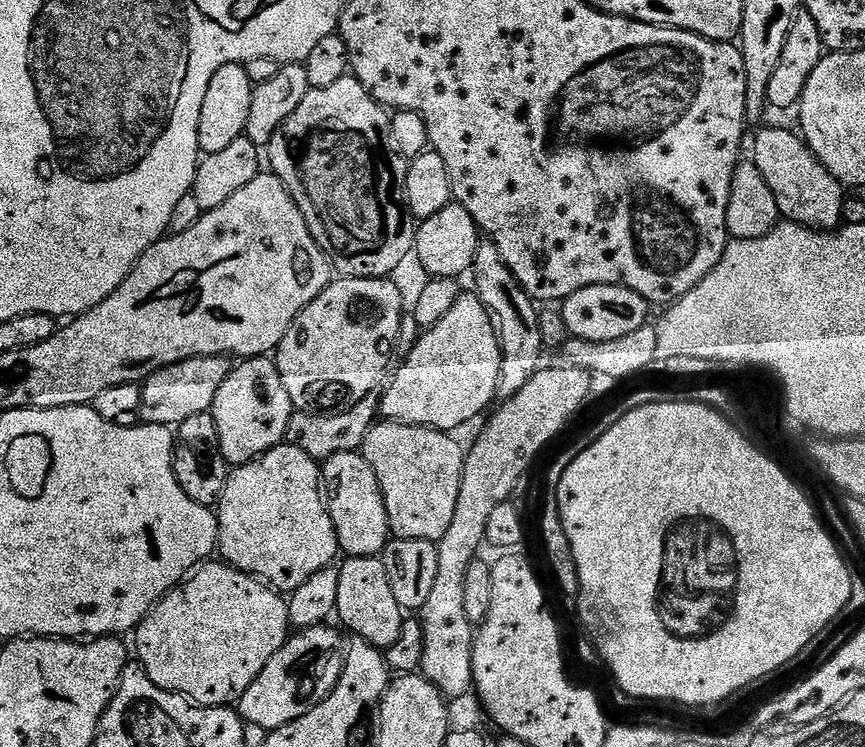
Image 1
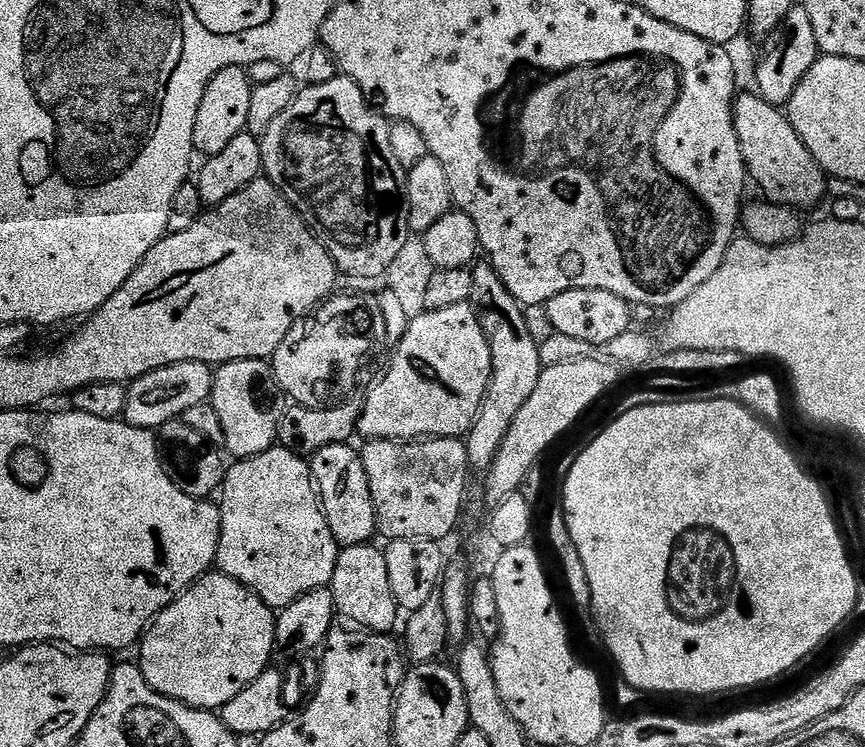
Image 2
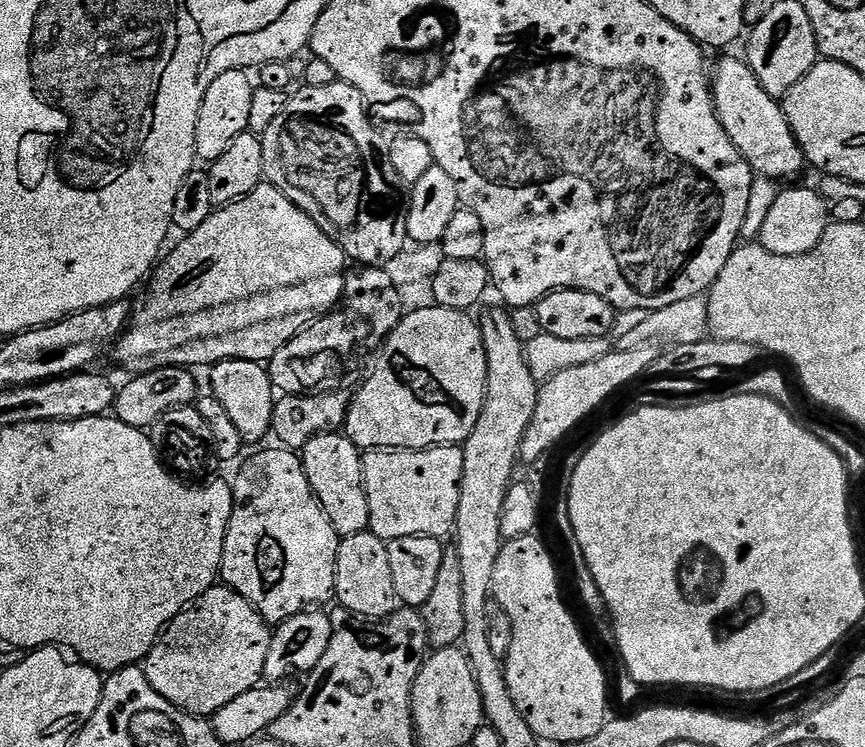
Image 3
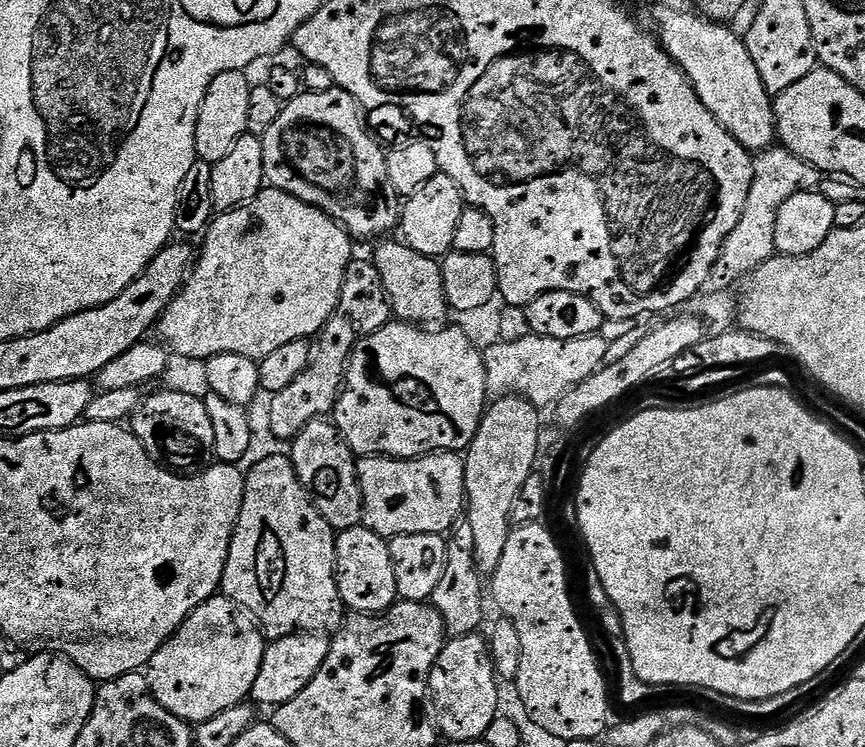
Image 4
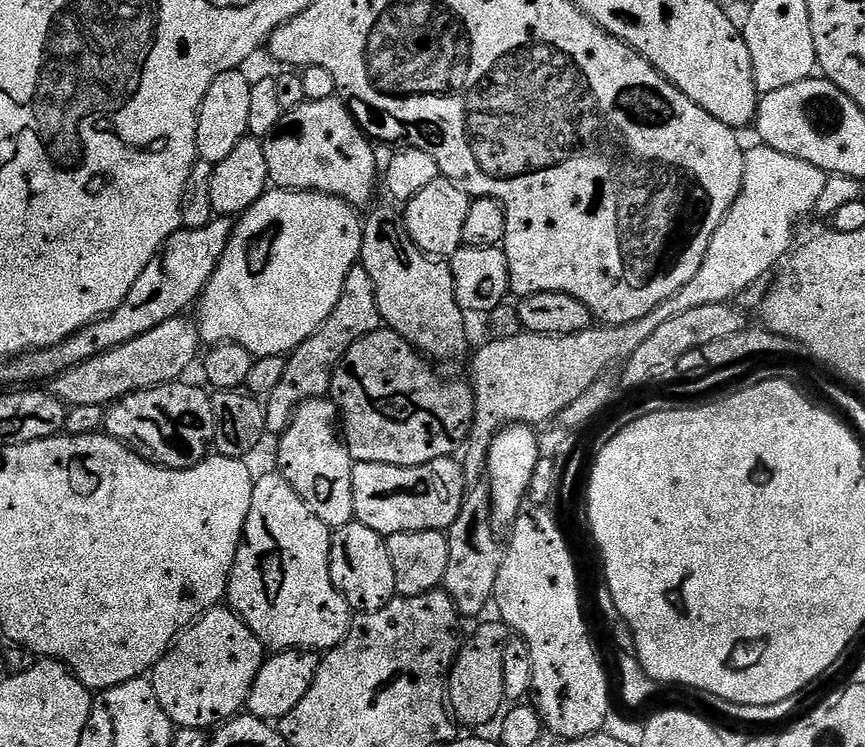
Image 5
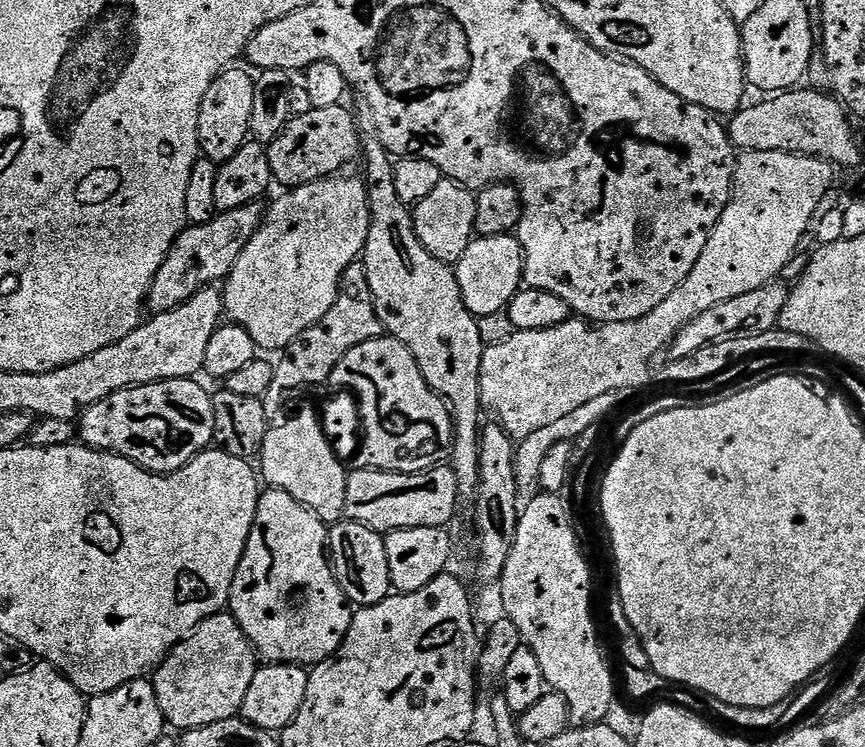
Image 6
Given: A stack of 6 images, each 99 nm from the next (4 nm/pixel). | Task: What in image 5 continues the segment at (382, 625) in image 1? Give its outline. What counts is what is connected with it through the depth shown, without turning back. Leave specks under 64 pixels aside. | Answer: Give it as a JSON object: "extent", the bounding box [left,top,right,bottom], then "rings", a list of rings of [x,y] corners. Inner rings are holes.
{"extent":[330,522,397,614],"rings":[[[353,522],[333,531],[330,546],[330,578],[338,594],[346,598],[346,602],[356,614],[382,610],[382,606],[386,606],[397,597],[394,566],[390,562],[385,537],[370,530],[370,526]]]}

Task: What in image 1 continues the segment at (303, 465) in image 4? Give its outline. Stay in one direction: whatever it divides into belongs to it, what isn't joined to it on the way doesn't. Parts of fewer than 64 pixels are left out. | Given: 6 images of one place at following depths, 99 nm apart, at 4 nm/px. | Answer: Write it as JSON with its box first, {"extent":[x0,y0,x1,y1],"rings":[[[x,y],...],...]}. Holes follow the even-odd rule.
{"extent":[322,452,390,557],"rings":[[[347,452],[346,454],[334,454],[322,464],[322,488],[326,493],[328,513],[334,522],[334,530],[338,534],[341,553],[345,557],[350,556],[380,556],[390,539],[388,515],[386,514],[386,502],[382,498],[382,490],[378,486],[378,478],[366,462],[366,458],[360,452]]]}

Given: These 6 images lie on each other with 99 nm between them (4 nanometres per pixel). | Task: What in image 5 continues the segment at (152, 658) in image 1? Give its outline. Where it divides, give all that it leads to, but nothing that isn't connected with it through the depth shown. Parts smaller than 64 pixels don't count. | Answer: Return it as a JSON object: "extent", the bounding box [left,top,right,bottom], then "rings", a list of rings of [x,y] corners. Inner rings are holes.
{"extent":[150,606,265,730],"rings":[[[217,606],[205,612],[195,624],[181,631],[176,643],[152,669],[150,679],[162,710],[166,710],[176,728],[212,730],[231,720],[247,705],[254,678],[258,678],[258,670],[265,659],[264,645],[248,629],[243,618],[237,616],[231,607]]]}

